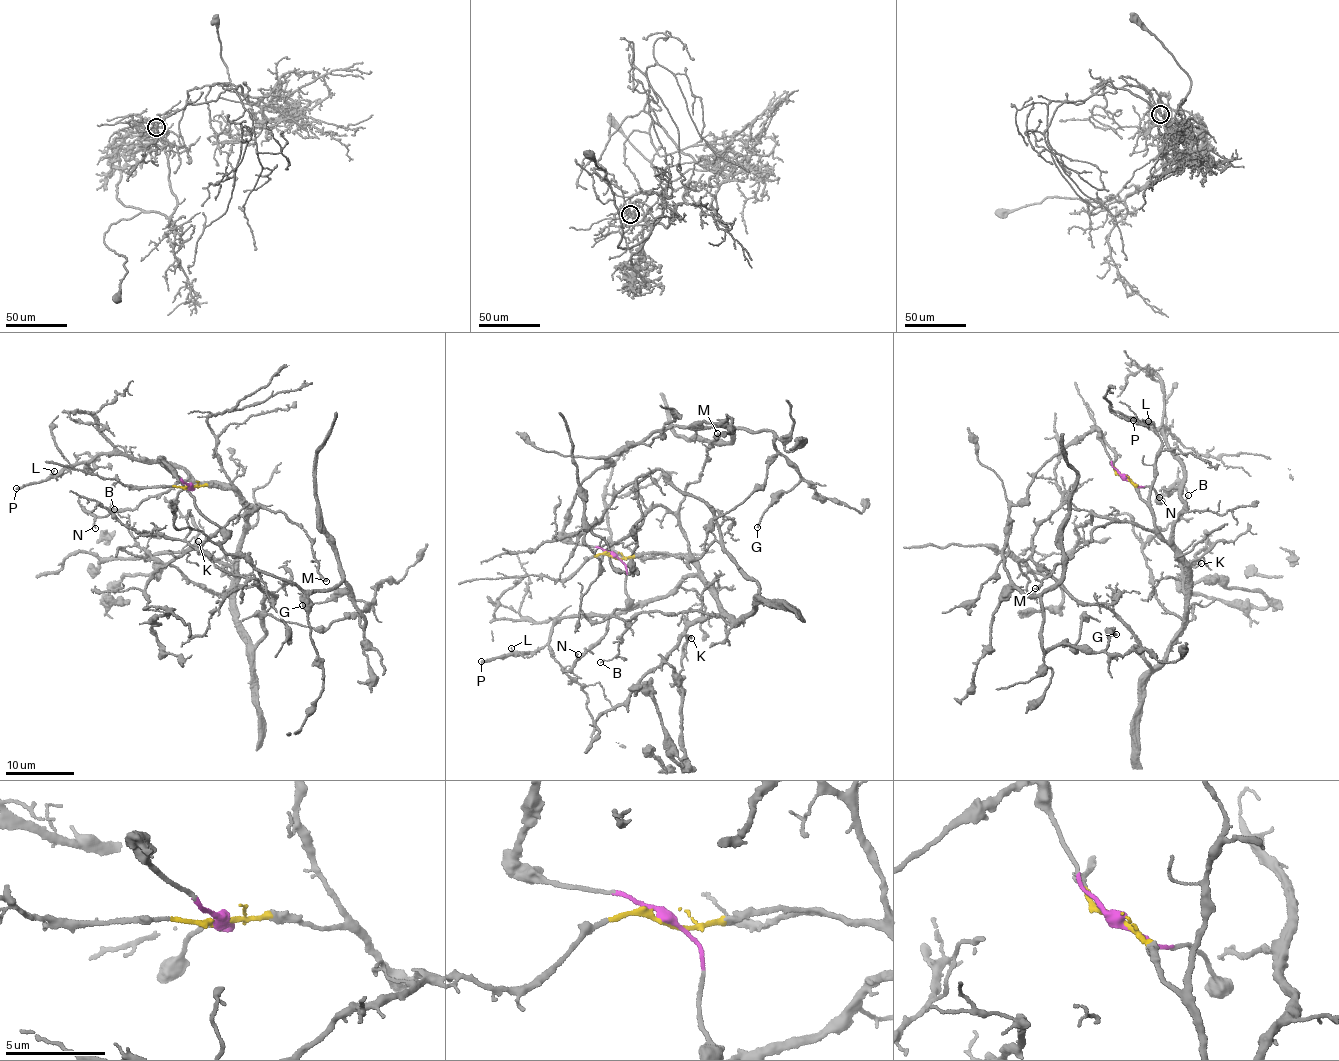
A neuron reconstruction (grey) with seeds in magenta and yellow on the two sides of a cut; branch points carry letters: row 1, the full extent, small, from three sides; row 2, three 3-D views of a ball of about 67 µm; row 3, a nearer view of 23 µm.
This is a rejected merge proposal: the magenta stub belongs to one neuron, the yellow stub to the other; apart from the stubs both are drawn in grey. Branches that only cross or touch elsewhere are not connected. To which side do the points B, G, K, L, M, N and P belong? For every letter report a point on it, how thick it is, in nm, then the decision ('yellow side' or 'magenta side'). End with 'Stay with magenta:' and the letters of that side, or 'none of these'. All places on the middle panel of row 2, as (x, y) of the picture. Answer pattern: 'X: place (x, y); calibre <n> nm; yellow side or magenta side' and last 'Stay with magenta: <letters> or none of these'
B: place (600, 662); calibre 100 nm; yellow side
G: place (757, 527); calibre 170 nm; magenta side
K: place (691, 638); calibre 100 nm; yellow side
L: place (511, 648); calibre 110 nm; yellow side
M: place (717, 433); calibre 320 nm; yellow side
N: place (578, 654); calibre 130 nm; yellow side
P: place (481, 661); calibre 280 nm; yellow side
Stay with magenta: G

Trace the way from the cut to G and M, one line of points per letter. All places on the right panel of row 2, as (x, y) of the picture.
G: (1124, 478), (1095, 431), (1075, 437), (1005, 546), (1042, 648), (1116, 634)
M: (1124, 478), (1139, 488), (1153, 529), (1137, 527), (1130, 521), (1094, 528), (1090, 542), (1078, 547), (1034, 588)

